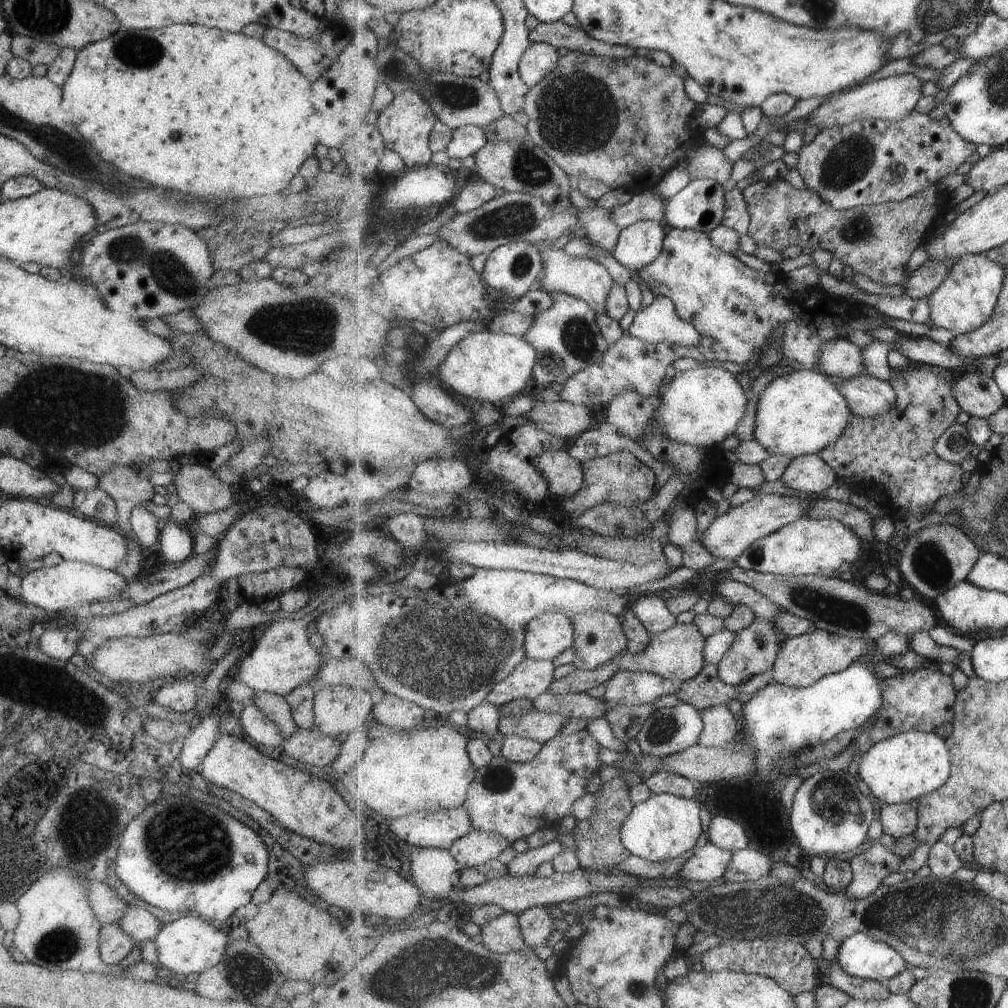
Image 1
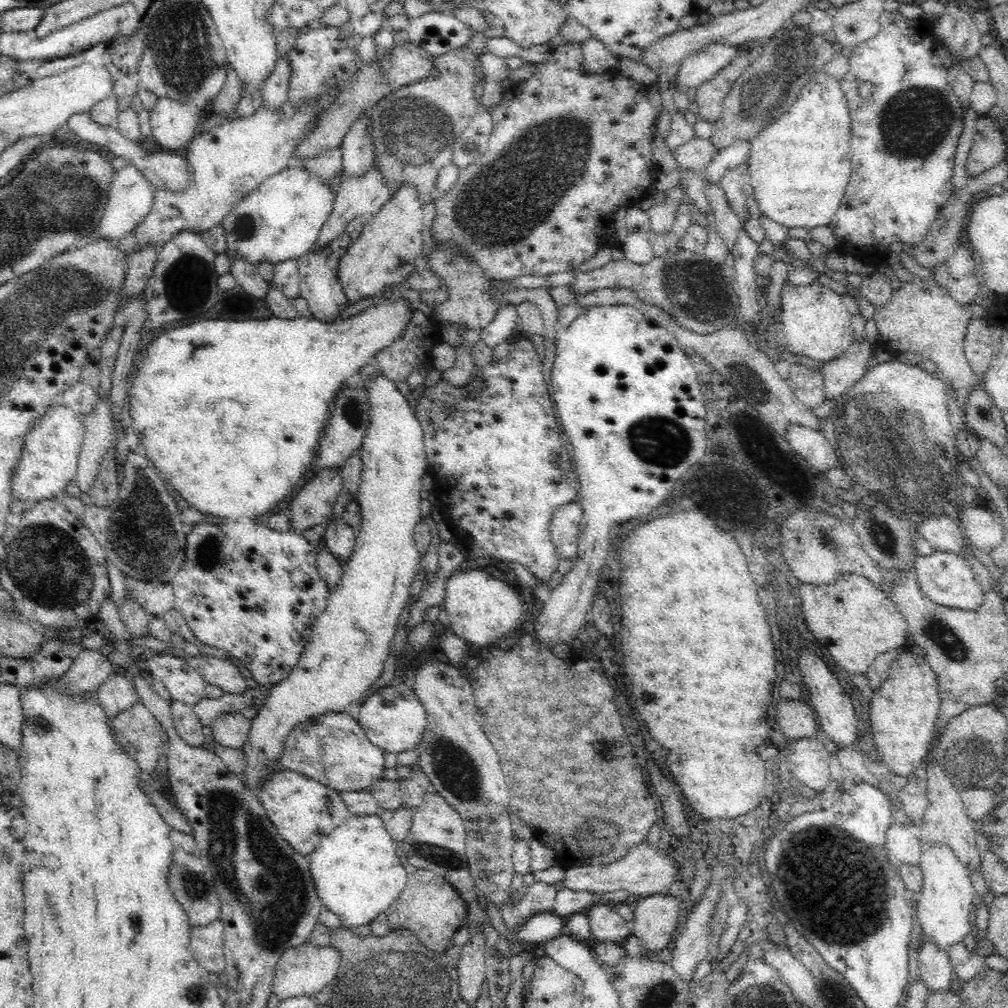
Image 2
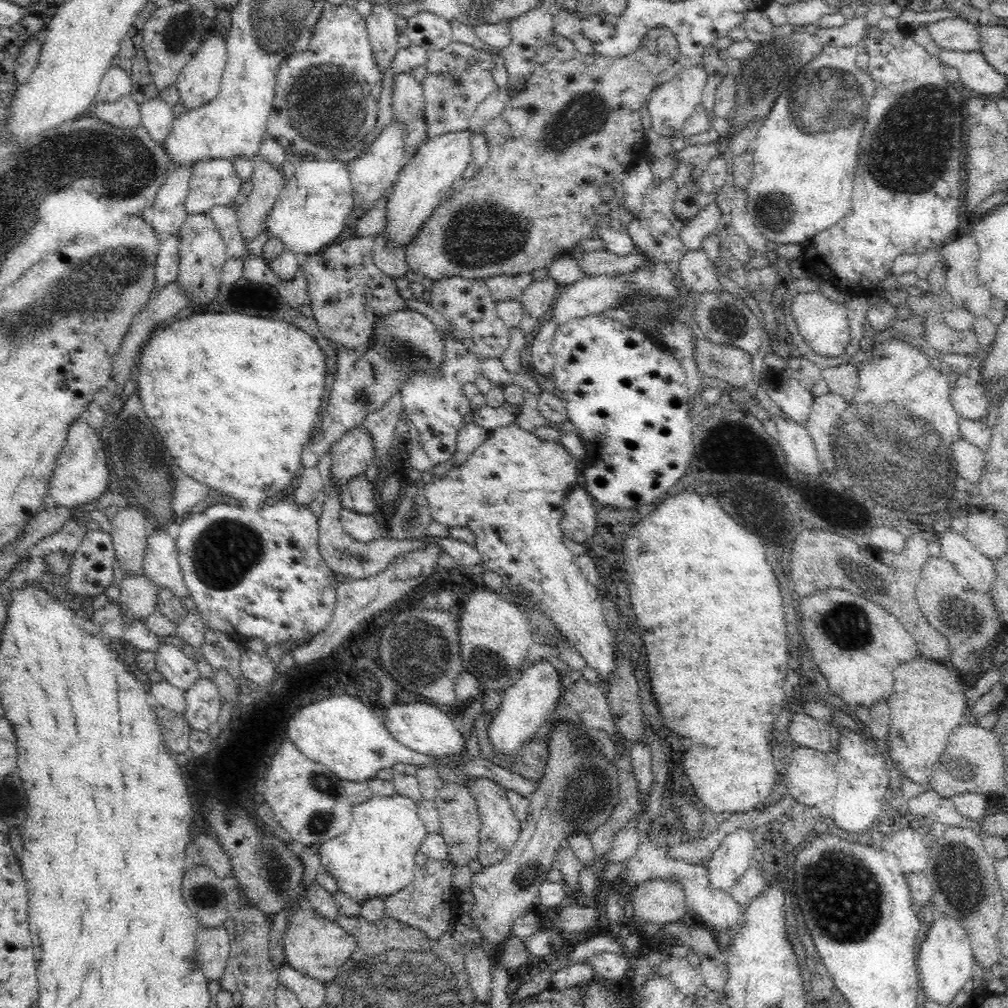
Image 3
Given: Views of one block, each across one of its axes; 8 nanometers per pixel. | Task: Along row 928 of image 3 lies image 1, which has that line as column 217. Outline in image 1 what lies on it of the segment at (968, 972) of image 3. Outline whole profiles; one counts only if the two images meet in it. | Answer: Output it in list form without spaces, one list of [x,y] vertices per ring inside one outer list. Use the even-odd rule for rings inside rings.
[[[183,915],[170,923],[163,923],[153,942],[159,966],[168,968],[176,977],[183,979],[191,972],[199,974],[215,966],[221,960],[231,940],[228,934],[216,929],[215,923],[208,922],[203,917]]]

